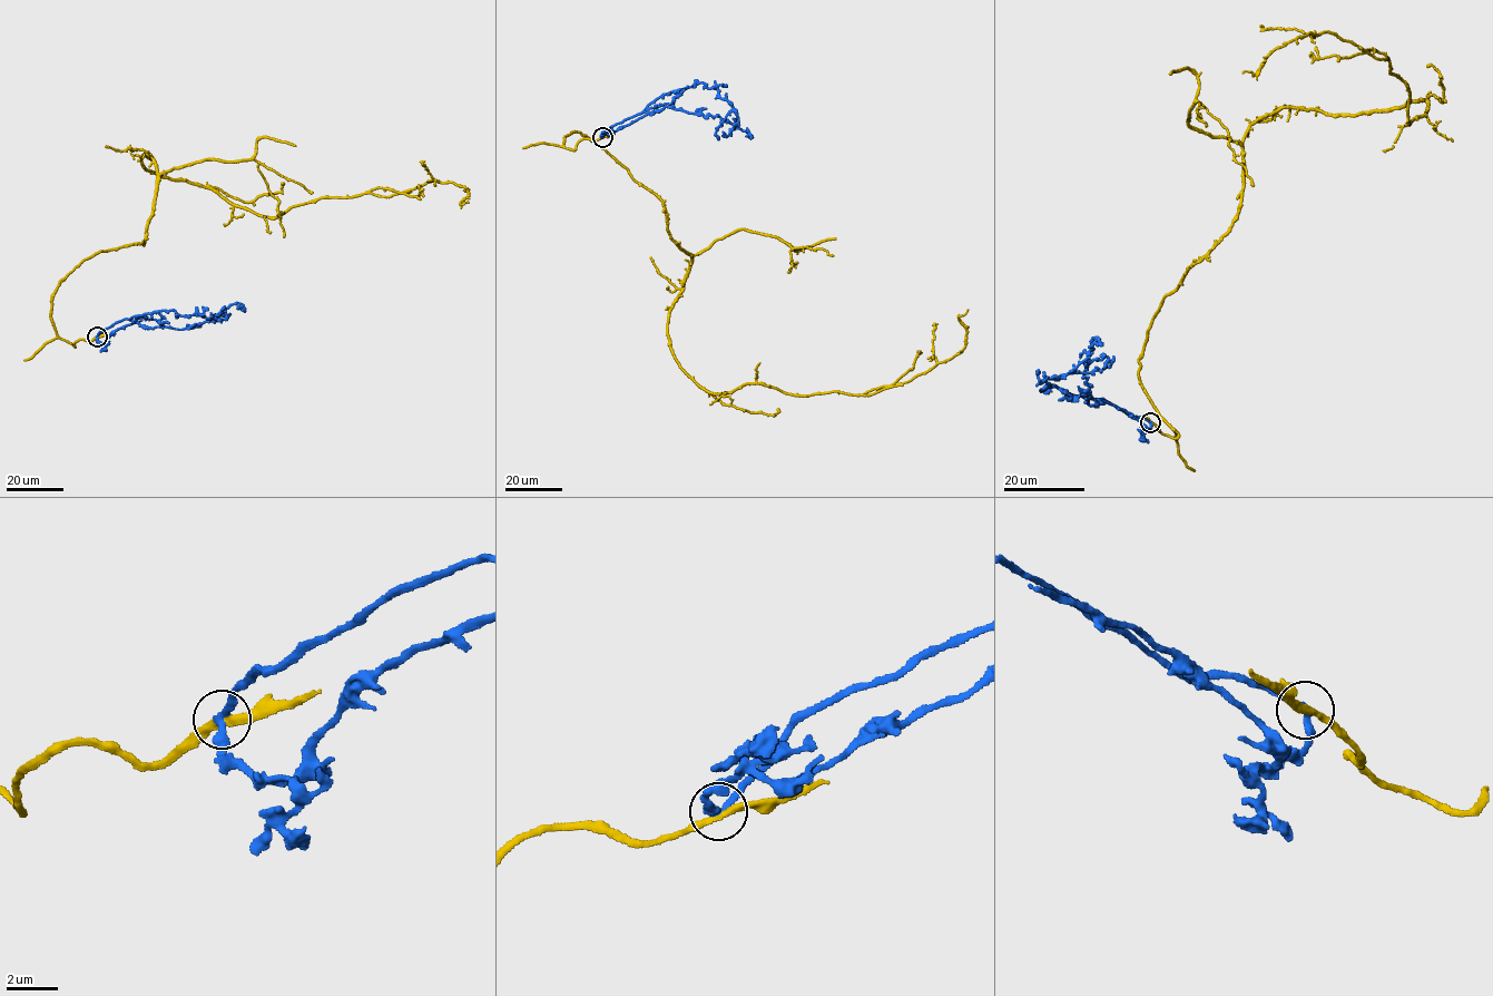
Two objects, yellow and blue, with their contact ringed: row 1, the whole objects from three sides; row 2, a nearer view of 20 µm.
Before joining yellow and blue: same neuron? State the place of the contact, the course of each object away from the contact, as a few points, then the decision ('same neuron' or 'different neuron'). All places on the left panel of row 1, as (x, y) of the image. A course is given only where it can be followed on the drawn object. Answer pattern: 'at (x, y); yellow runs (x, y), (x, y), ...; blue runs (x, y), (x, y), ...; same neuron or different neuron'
at (97, 337); yellow runs (97, 337), (62, 340), (51, 301), (143, 243), (147, 152), (272, 217), (435, 179), (468, 202); blue runs (97, 337), (123, 319), (159, 311), (220, 320), (228, 314), (220, 314), (216, 321); different neuron

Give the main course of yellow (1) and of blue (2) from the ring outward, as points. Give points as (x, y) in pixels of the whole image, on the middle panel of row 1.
1: (602, 137), (563, 145), (662, 202), (693, 256), (669, 347), (714, 393), (897, 386), (961, 352), (969, 310)
2: (602, 137), (666, 94), (703, 82), (717, 88), (737, 116), (727, 136), (723, 132)

